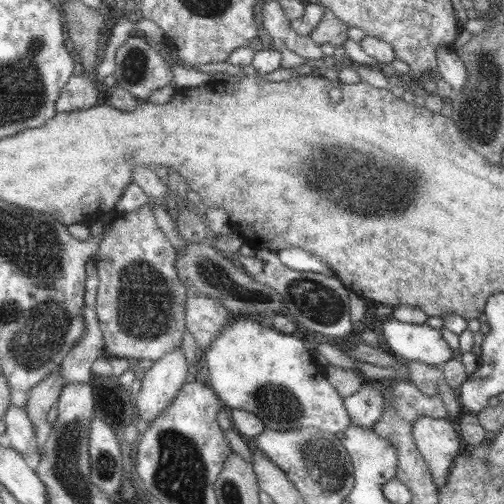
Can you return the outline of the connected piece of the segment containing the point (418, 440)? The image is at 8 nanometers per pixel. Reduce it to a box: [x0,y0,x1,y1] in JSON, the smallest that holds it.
[411,416,460,489]

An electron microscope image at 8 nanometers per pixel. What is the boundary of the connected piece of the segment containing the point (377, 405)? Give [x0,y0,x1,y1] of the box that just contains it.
[343,382,385,429]

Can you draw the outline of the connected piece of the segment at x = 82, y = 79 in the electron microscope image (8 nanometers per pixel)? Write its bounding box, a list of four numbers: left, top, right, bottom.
[56,71,97,112]

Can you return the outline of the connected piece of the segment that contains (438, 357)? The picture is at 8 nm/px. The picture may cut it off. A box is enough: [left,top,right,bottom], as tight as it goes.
[381,317,453,367]

